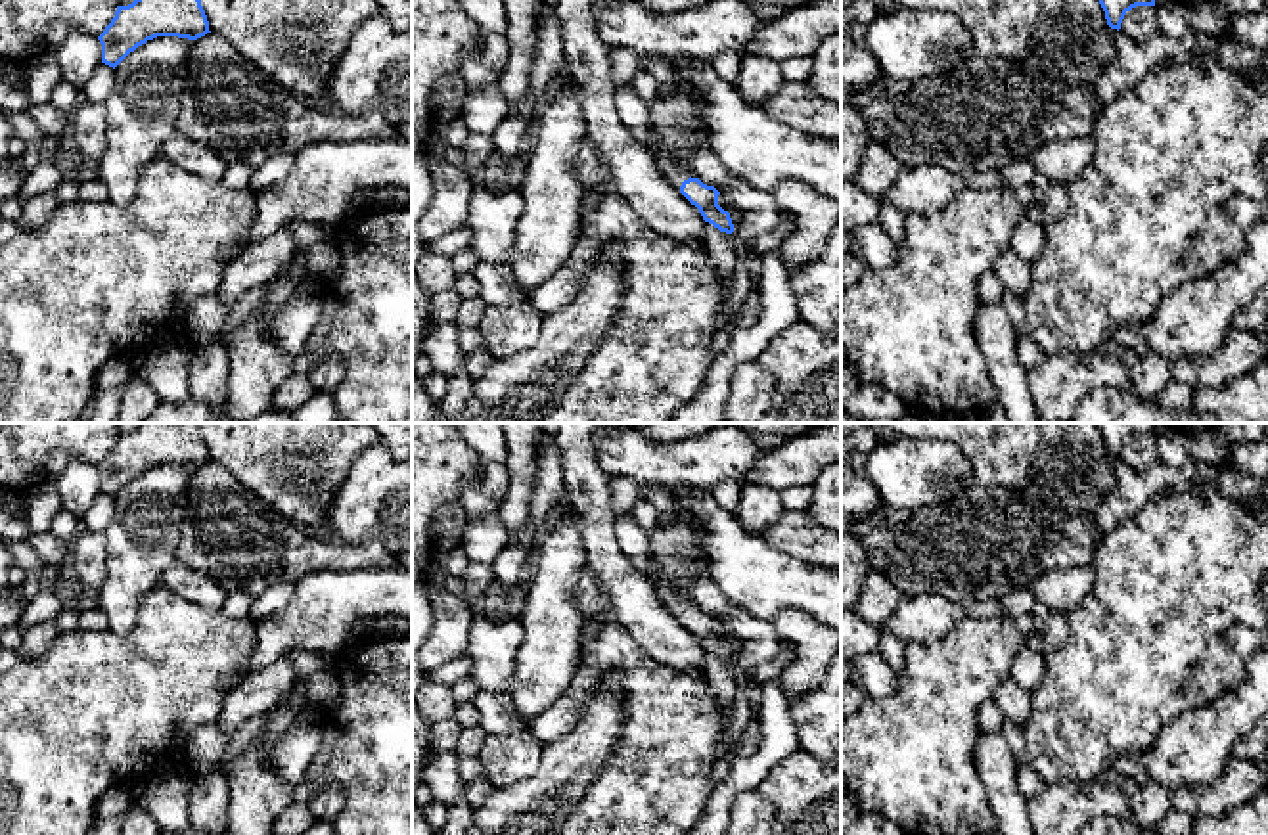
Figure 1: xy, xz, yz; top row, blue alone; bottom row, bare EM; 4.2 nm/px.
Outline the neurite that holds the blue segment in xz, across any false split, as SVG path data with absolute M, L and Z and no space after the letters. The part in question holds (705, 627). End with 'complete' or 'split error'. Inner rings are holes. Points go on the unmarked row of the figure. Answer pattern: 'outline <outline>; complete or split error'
outline M615 517L615 536L623 553L655 586L655 594L670 615L674 615L691 634L695 634L705 651L720 661L732 663L730 642L718 634L720 621L703 613L695 603L684 599L674 586L659 576L657 561L651 555L647 532L634 517Z; split error

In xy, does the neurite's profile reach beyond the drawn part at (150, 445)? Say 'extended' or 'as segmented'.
as segmented

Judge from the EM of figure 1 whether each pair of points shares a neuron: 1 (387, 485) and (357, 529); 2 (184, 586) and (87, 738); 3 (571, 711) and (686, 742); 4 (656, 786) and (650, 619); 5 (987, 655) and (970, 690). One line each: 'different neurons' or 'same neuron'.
1: same neuron
2: different neurons
3: same neuron
4: different neurons
5: same neuron

